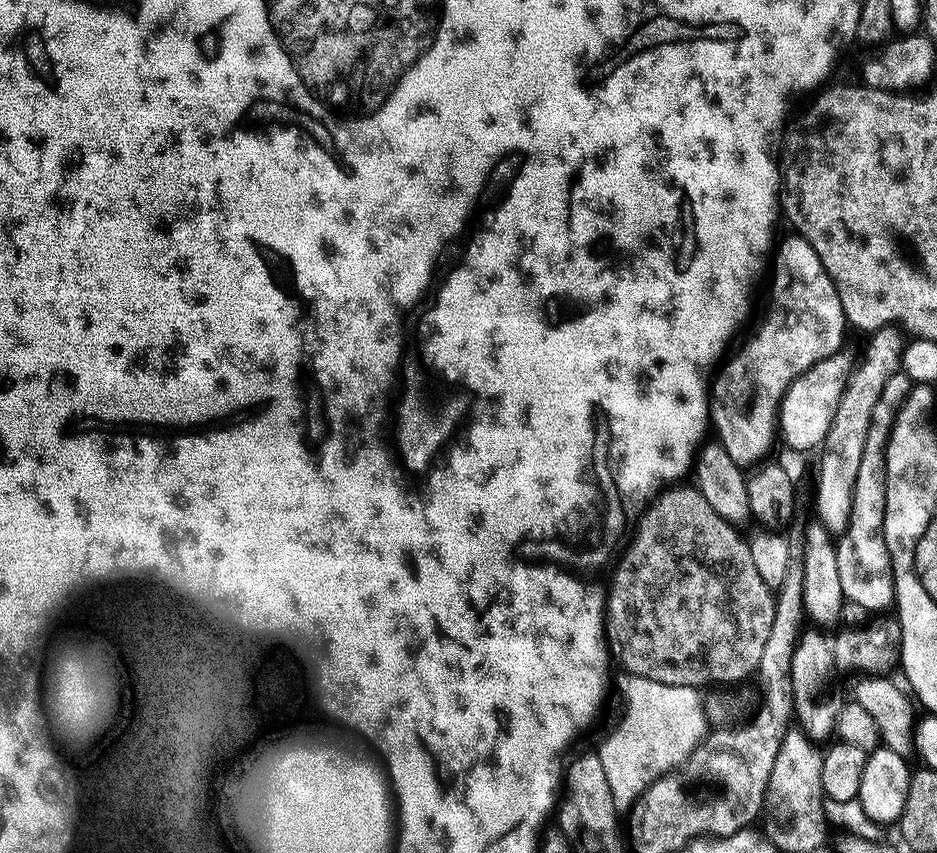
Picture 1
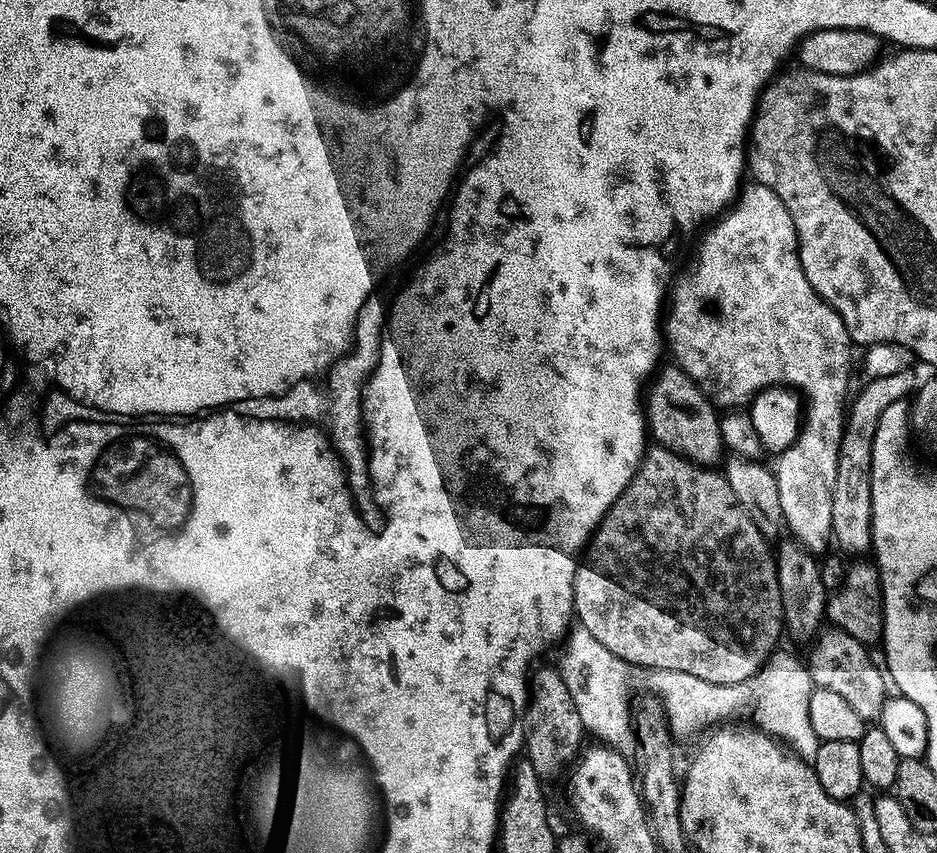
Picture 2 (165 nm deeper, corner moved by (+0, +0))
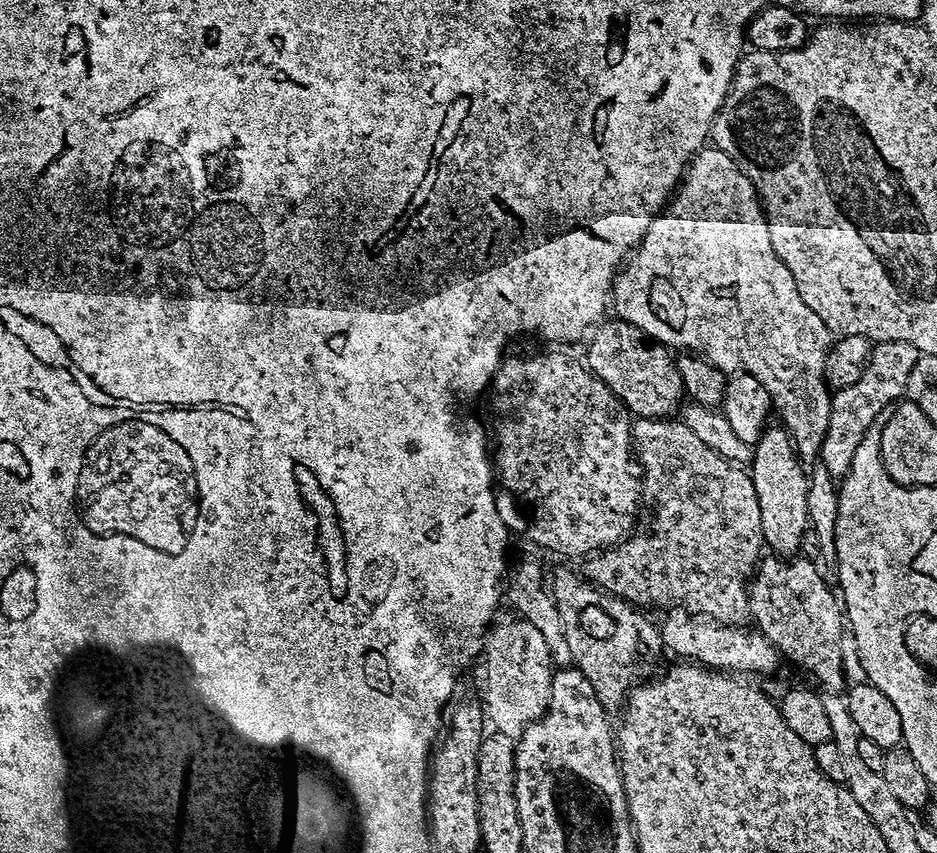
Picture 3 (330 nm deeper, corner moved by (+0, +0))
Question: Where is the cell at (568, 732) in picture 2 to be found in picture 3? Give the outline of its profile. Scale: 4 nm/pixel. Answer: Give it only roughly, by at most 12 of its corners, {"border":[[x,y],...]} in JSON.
{"border":[[530,622],[487,633],[482,707],[517,741],[543,718],[554,663]]}

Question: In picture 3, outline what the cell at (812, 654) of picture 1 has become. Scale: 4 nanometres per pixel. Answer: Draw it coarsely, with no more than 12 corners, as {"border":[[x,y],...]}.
{"border":[[769,427],[750,475],[765,545],[780,558],[810,532],[808,488],[788,429]]}

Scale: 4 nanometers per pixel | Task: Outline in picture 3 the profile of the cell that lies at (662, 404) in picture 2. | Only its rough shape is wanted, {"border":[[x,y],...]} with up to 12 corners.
{"border":[[619,318],[587,341],[588,370],[633,417],[673,417],[673,353]]}

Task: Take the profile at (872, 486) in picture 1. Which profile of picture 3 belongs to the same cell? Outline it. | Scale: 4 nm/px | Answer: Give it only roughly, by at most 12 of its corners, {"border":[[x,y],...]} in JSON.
{"border":[[876,344],[860,380],[835,393],[818,450],[848,475],[862,438],[905,395],[921,355]]}

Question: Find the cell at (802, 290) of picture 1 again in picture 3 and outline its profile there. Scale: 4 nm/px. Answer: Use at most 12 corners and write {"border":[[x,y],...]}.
{"border":[[692,157],[610,304],[758,378],[797,453],[832,417],[834,337],[750,178]]}

